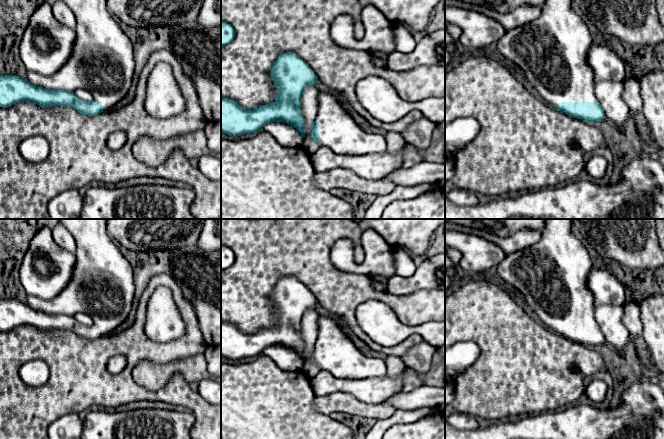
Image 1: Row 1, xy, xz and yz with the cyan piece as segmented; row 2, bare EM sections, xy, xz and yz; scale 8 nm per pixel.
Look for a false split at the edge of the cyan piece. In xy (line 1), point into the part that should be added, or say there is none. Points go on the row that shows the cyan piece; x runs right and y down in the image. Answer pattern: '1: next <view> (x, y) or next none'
1: next xy (102, 61)

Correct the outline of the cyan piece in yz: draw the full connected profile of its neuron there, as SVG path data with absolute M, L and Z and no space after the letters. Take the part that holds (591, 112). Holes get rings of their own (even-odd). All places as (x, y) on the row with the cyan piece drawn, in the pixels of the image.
M545 0L539 17L529 24L507 31L497 42L497 48L500 57L513 62L523 71L527 81L538 91L543 101L573 118L595 124L604 121L606 116L595 94L594 73L587 61L592 43L585 22L573 9L572 0Z

